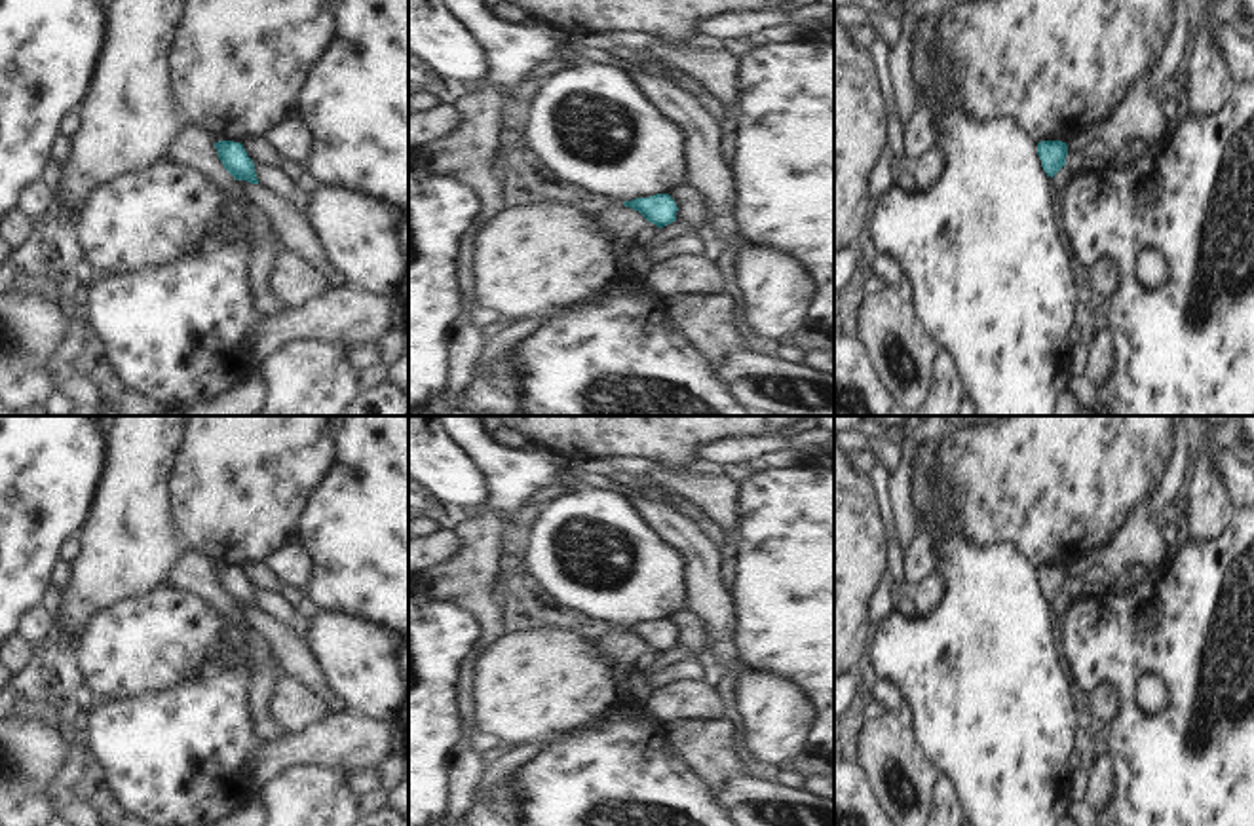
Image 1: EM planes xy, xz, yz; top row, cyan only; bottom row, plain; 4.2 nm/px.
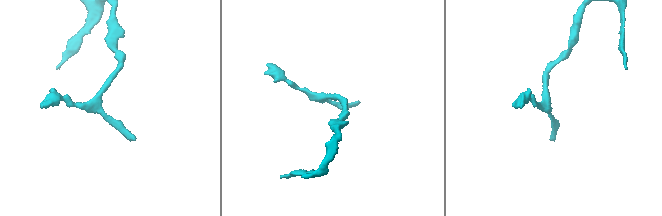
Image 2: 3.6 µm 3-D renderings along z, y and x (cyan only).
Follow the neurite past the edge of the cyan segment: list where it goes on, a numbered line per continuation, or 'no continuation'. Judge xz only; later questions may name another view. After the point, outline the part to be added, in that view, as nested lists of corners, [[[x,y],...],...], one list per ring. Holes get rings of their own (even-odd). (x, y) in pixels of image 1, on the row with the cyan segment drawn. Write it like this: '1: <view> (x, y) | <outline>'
no continuation

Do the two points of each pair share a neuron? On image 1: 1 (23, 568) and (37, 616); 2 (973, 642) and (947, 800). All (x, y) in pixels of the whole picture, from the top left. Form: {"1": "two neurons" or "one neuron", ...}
{"1": "two neurons", "2": "two neurons"}

